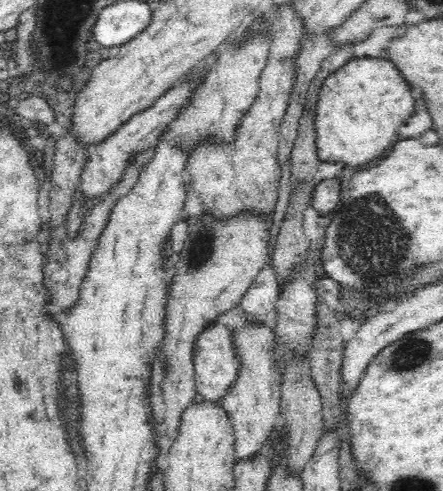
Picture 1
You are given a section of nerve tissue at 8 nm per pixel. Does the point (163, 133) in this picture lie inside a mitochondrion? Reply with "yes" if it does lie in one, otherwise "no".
no

